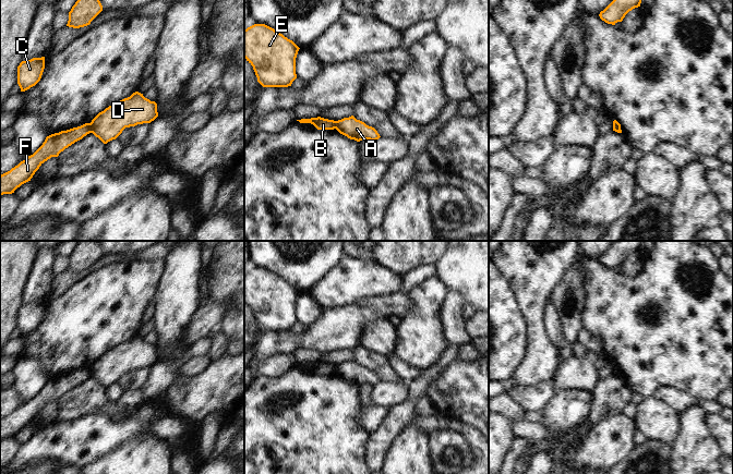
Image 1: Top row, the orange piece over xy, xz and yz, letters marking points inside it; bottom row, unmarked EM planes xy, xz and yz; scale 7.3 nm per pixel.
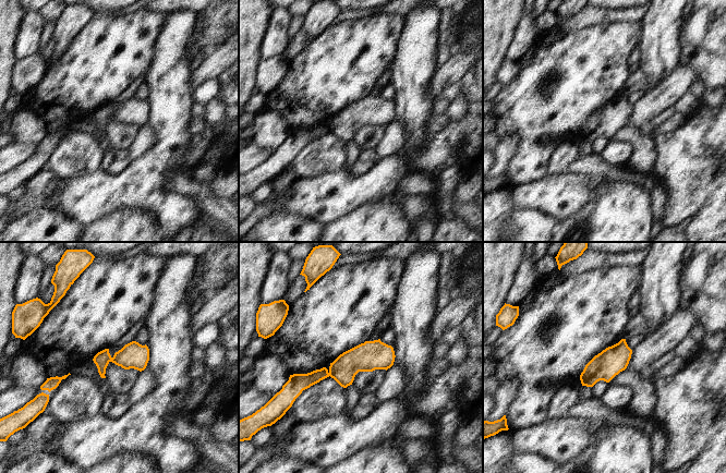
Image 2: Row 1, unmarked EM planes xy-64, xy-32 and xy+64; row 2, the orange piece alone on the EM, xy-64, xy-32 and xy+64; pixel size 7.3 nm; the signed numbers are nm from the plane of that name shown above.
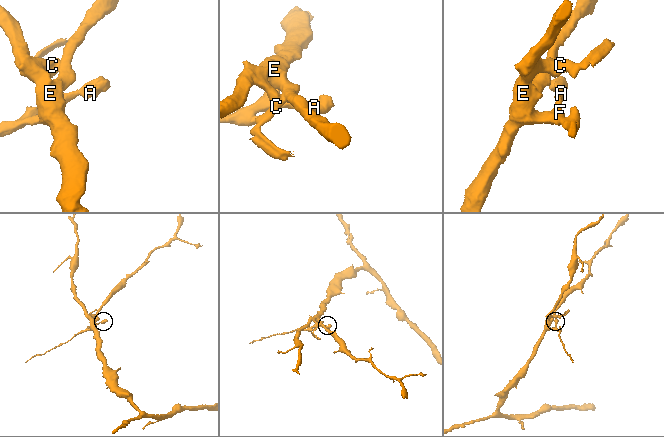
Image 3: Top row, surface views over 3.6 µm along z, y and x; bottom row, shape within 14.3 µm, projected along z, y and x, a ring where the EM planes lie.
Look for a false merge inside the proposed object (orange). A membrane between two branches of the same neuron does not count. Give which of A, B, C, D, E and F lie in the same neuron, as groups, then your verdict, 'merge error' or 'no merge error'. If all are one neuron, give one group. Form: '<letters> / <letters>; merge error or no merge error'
A D / B C E F; merge error

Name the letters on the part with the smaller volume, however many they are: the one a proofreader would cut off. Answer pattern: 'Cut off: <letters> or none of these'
Cut off: A, D

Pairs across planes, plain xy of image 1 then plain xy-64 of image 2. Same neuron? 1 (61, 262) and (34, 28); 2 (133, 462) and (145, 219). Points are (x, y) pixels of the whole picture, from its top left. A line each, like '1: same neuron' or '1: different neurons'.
1: different neurons
2: same neuron

